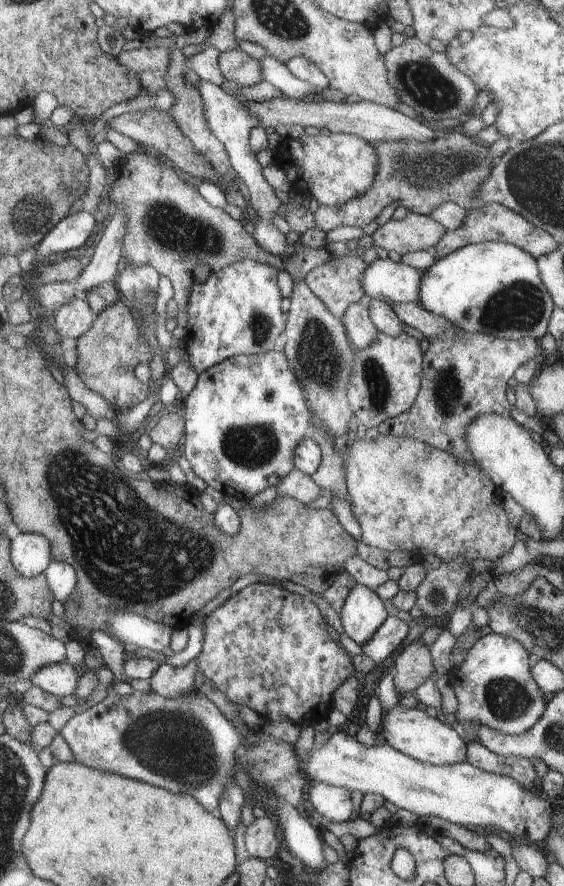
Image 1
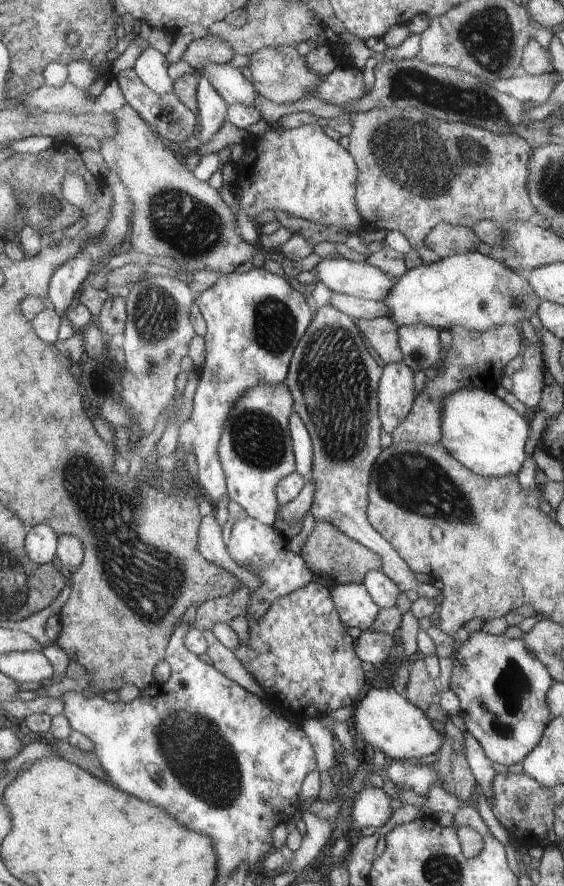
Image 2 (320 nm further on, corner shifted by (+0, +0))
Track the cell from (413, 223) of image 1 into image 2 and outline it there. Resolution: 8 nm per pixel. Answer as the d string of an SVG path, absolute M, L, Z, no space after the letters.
M448 223L437 224L426 237L428 248L438 253L438 256L451 257L457 254L466 254L477 250L481 242L472 227L451 225Z

